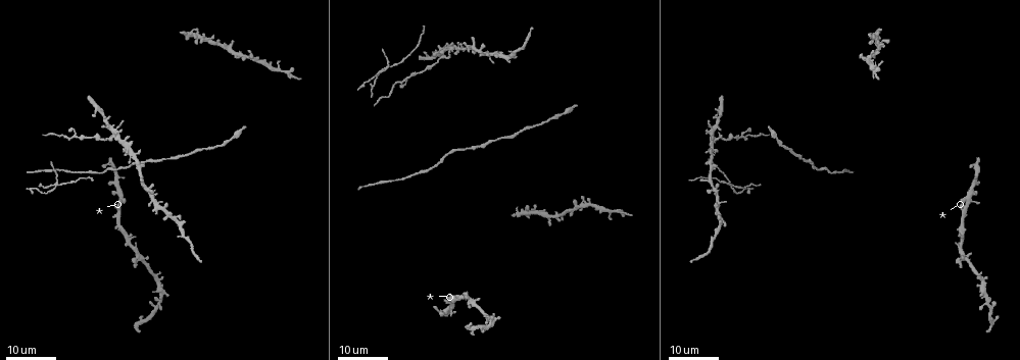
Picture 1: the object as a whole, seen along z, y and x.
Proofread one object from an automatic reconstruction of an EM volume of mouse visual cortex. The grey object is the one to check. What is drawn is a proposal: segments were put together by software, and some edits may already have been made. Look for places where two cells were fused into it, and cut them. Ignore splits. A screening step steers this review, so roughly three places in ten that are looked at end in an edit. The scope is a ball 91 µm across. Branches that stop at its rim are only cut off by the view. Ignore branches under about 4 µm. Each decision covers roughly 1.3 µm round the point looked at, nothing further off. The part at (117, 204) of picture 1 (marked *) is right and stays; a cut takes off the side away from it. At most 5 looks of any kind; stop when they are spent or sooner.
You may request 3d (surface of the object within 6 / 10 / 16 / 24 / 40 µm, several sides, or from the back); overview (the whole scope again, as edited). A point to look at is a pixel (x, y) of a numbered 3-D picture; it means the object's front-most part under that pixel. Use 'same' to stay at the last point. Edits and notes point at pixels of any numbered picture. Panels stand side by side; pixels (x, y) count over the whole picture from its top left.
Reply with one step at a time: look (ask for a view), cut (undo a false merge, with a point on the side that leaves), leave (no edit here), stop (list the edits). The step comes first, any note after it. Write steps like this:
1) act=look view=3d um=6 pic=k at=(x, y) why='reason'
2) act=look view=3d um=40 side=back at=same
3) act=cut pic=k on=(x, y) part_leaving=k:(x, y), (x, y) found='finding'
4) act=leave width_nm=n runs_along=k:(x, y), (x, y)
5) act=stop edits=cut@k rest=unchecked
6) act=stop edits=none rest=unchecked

act=look view=3d um=24 pic=1 at=(461, 42)

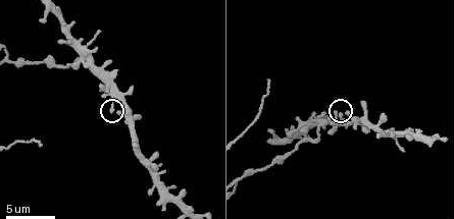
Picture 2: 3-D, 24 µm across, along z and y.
act=look view=3d um=10 pic=2 at=(111, 110)

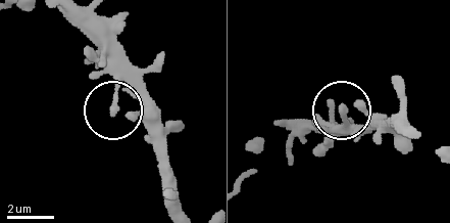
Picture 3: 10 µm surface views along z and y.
act=leave side_arm_um=29 found='continuous, no second cell'

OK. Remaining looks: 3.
act=look view=3d um=16 pic=2 at=(93, 64) why='four-way junction'

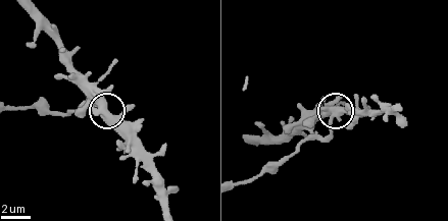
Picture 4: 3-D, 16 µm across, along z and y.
act=cut pic=4 on=(325, 140) part_leaving=4:(328, 123), (324, 135), (309, 139), (250, 178), (240, 180) found='a second cell is stuck on'

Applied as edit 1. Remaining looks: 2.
act=look view=3d um=16 pic=2 at=(160, 187) why='a fork'

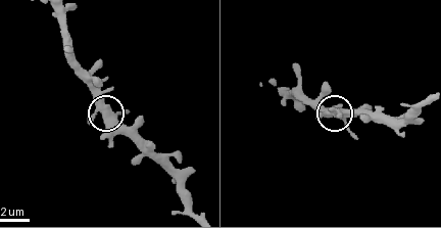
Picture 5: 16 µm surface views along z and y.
act=leave arms=3 found='all the same cell'

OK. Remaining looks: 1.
act=stop edits=cut@4 rest=unchecked

